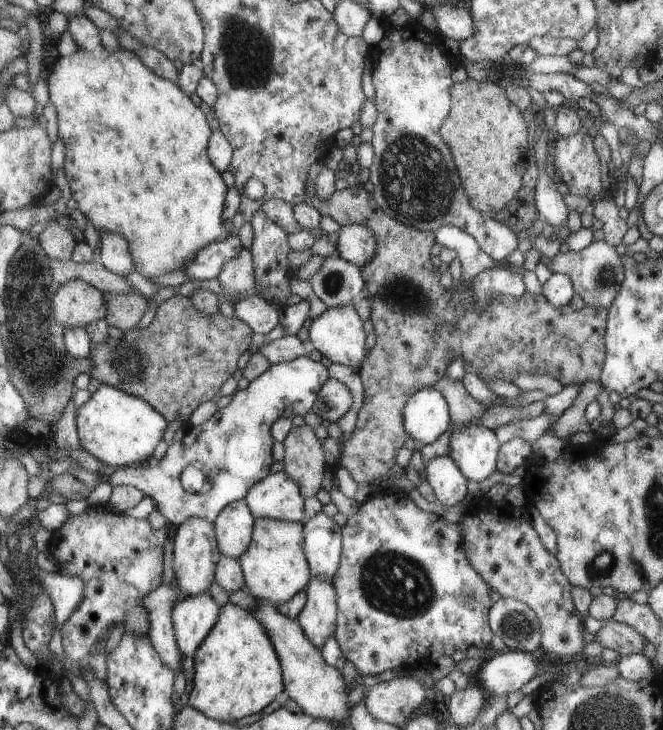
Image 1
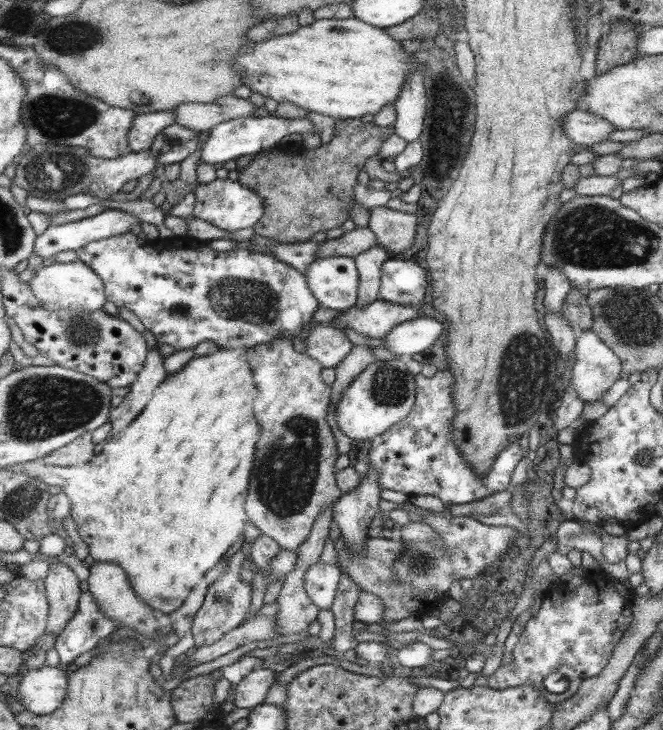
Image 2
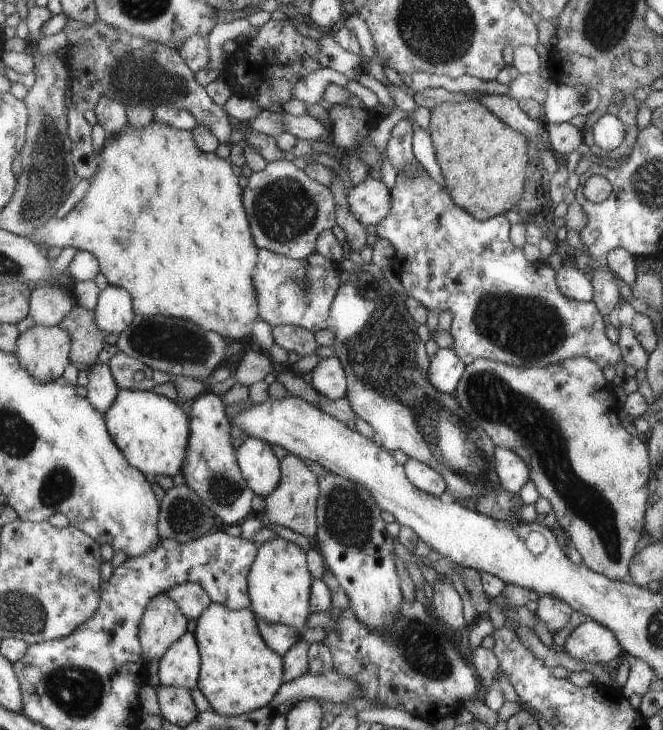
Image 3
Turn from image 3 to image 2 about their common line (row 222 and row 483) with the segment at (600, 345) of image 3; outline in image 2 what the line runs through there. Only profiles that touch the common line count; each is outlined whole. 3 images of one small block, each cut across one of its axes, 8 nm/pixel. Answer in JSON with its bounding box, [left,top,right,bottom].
[366,370,525,508]

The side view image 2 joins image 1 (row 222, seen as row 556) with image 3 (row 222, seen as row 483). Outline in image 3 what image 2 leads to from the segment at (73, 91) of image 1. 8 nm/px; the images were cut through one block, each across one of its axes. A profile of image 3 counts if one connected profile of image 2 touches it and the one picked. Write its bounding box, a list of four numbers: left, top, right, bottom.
[29,120,258,338]

